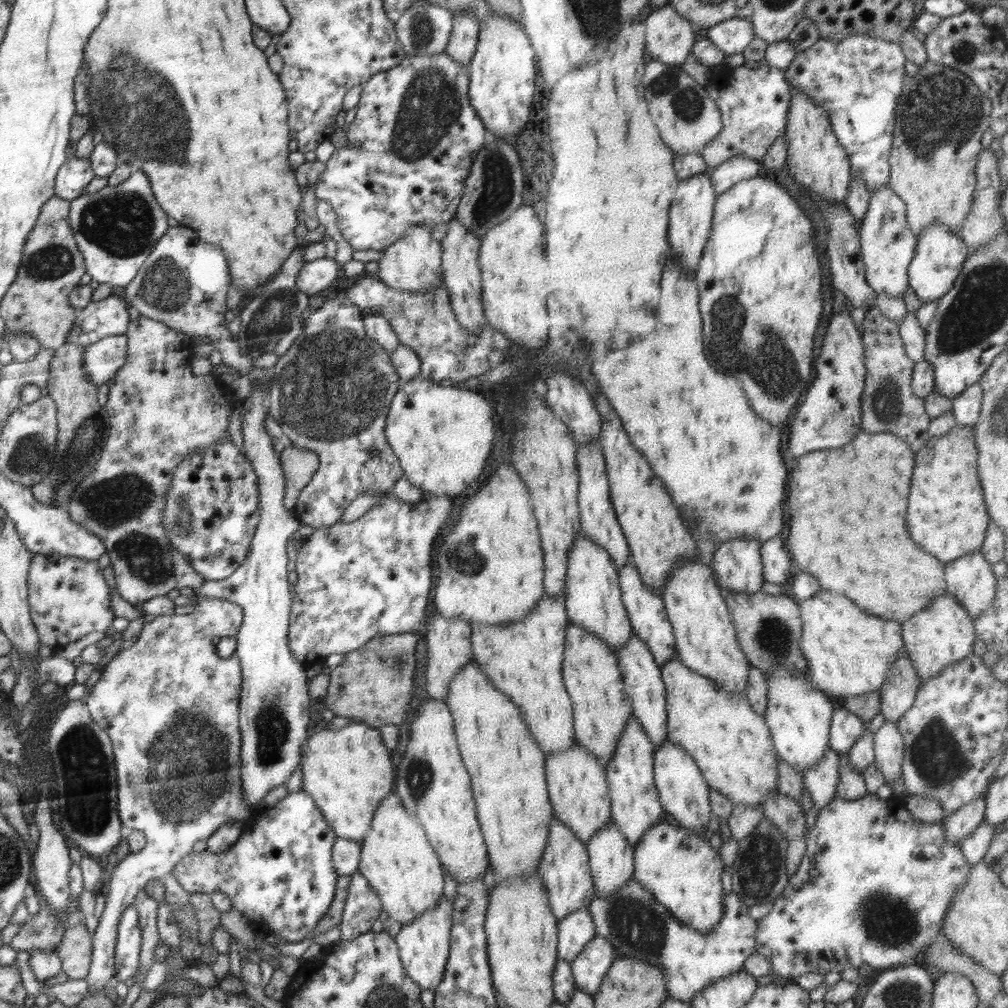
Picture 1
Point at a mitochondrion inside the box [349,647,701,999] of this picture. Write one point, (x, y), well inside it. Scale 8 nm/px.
(636, 923)

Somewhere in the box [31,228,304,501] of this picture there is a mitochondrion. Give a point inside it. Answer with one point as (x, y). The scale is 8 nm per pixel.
(75, 457)

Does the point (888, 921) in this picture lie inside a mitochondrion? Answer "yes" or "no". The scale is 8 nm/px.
yes

